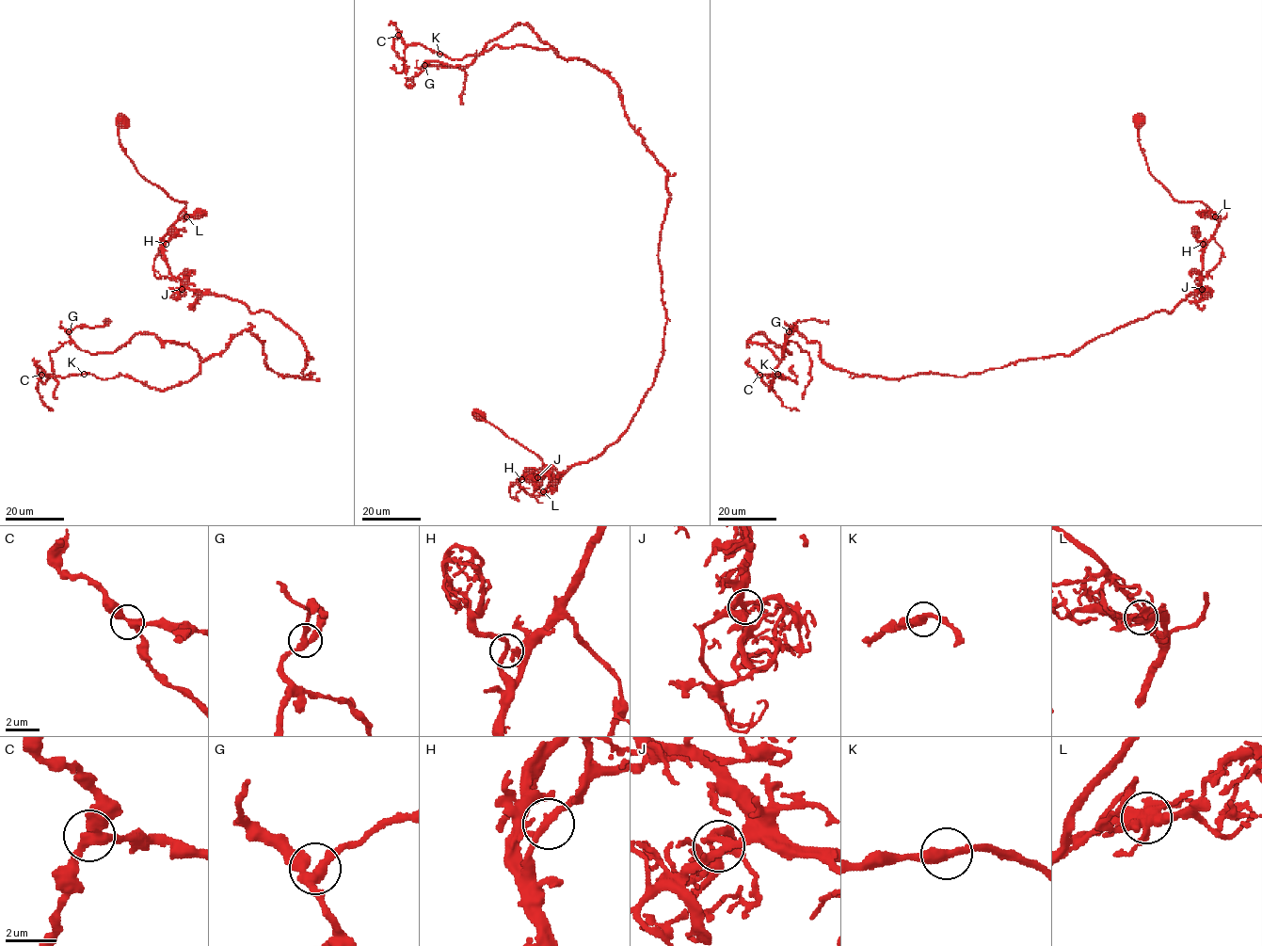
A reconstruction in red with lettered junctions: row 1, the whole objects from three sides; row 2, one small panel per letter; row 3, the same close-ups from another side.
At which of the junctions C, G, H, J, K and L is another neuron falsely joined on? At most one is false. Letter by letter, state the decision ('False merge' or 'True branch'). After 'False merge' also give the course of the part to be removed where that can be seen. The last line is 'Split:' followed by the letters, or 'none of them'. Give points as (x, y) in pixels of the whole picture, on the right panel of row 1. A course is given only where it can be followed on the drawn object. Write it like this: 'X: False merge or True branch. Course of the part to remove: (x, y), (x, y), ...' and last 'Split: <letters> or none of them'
C: True branch
G: True branch
H: True branch
J: True branch
K: True branch
L: True branch
Split: none of them

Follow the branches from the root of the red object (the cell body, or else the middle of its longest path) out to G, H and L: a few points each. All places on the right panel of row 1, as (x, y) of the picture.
G: (1139, 122), (1149, 171), (1218, 220), (1171, 312), (960, 377), (748, 342), (789, 353), (789, 331)
H: (1139, 122), (1139, 143), (1149, 171), (1175, 200), (1202, 201), (1218, 220), (1215, 232), (1203, 244)
L: (1139, 122), (1139, 143), (1149, 171), (1175, 200), (1202, 201), (1220, 219), (1215, 216)

